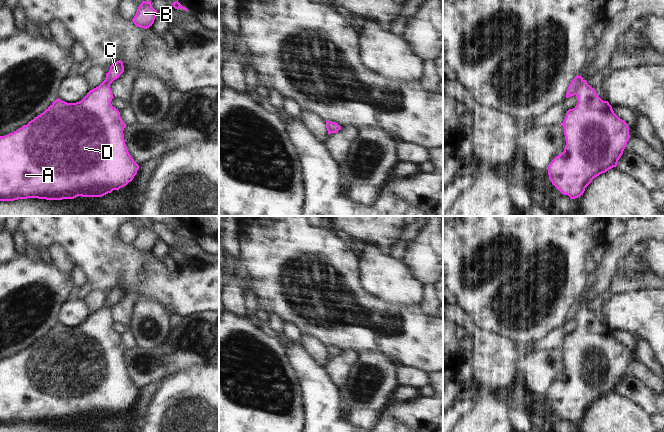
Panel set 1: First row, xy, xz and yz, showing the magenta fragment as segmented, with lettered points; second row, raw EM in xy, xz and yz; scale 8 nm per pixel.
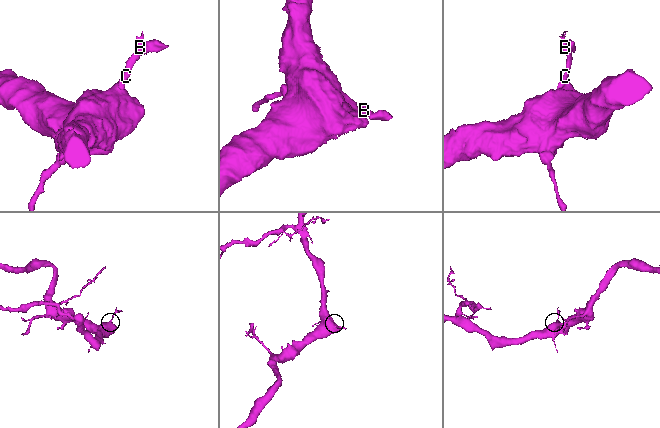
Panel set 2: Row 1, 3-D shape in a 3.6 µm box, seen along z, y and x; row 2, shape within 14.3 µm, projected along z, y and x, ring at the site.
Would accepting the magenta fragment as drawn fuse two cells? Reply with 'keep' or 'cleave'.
cleave

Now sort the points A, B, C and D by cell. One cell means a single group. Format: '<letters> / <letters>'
A D / B C

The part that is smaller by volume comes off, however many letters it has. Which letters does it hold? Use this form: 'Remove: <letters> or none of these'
Remove: B, C

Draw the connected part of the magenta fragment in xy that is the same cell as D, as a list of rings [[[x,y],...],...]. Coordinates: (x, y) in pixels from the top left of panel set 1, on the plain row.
[[[104,304],[98,311],[90,314],[79,326],[67,327],[57,322],[43,337],[29,345],[13,357],[0,360],[0,425],[14,425],[18,423],[38,422],[46,424],[74,423],[82,421],[102,421],[113,414],[119,414],[131,406],[137,398],[139,389],[128,376],[124,364],[123,354],[126,348],[120,341],[120,336],[112,330],[113,323],[110,309]]]

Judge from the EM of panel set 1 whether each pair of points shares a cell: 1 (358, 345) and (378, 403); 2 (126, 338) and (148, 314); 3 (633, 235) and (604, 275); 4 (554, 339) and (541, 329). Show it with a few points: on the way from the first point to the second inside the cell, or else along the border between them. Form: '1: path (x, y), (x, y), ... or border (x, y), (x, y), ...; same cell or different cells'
1: border (358, 353), (373, 351), (381, 352), (384, 355); different cells
2: border (129, 330), (136, 346); different cells
3: path (623, 245), (612, 256), (608, 265); same cell
4: border (560, 327), (541, 339), (526, 343); different cells

